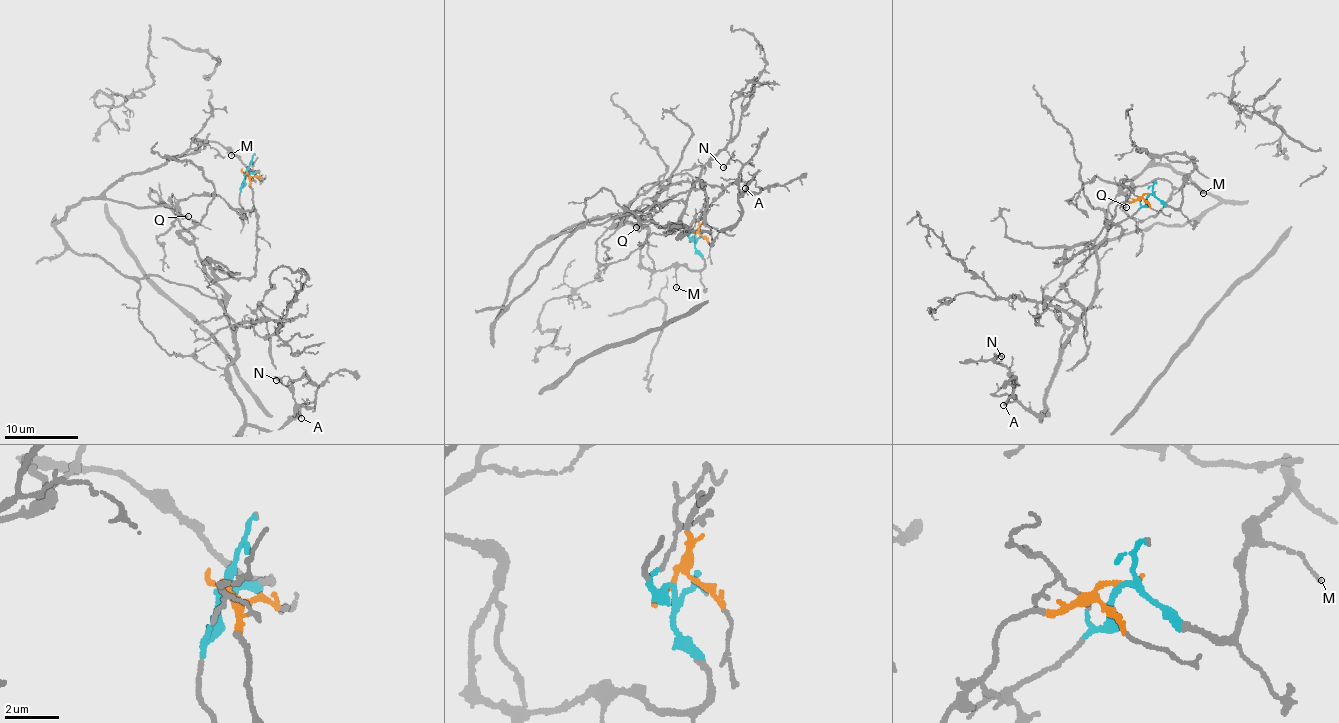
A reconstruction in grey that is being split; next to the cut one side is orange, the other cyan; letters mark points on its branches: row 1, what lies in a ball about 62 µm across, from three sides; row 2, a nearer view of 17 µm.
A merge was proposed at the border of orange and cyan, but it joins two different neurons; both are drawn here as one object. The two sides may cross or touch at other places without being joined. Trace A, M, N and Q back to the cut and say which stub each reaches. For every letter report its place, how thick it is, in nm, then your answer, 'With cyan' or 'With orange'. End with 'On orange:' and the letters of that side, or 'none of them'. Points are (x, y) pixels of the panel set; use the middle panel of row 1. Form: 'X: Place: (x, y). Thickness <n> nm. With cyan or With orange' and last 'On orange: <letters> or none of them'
A: Place: (745, 188). Thickness 130 nm. With orange
M: Place: (676, 287). Thickness 100 nm. With cyan
N: Place: (723, 167). Thickness 170 nm. With orange
Q: Place: (636, 227). Thickness 120 nm. With cyan
On orange: A, N

